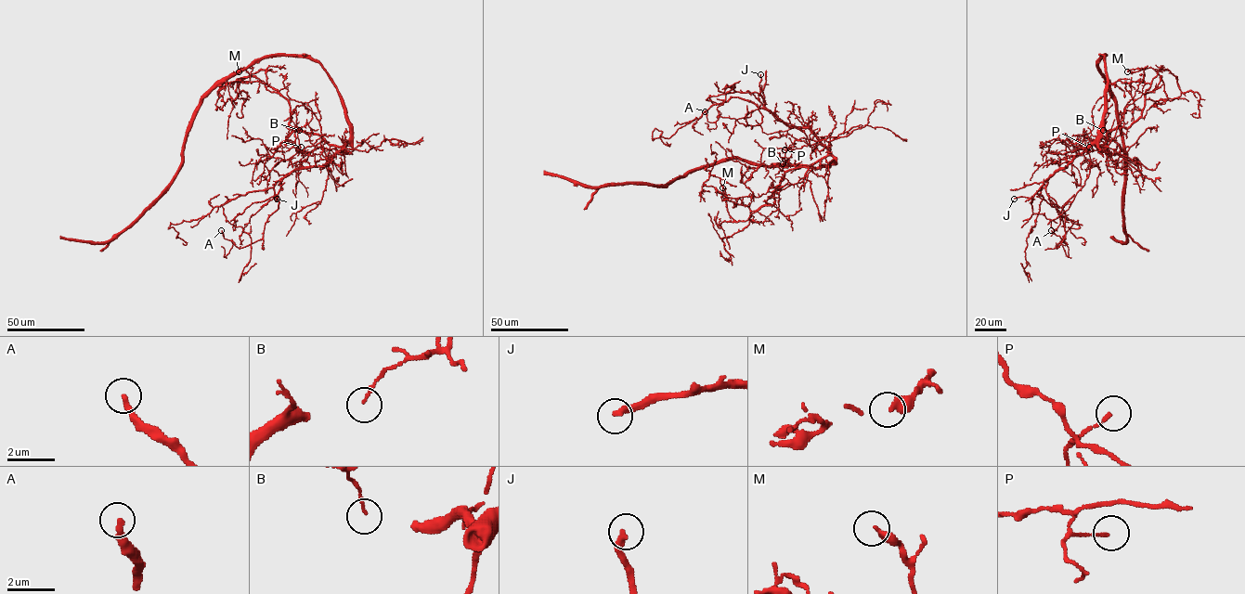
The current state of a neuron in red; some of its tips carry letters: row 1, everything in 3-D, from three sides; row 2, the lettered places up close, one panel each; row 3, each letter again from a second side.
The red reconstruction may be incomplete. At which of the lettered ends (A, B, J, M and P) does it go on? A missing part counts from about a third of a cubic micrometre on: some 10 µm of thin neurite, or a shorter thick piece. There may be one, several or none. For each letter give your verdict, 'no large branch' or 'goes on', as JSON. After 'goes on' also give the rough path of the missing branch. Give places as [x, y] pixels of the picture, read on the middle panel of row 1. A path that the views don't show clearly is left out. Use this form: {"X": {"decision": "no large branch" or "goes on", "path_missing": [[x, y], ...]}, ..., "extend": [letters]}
{"A": {"decision": "no large branch"}, "B": {"decision": "no large branch"}, "J": {"decision": "goes on", "path_missing": [[760, 74], [754, 64], [761, 68], [766, 59], [784, 57], [783, 61]]}, "M": {"decision": "no large branch"}, "P": {"decision": "no large branch"}, "extend": ["J"]}

